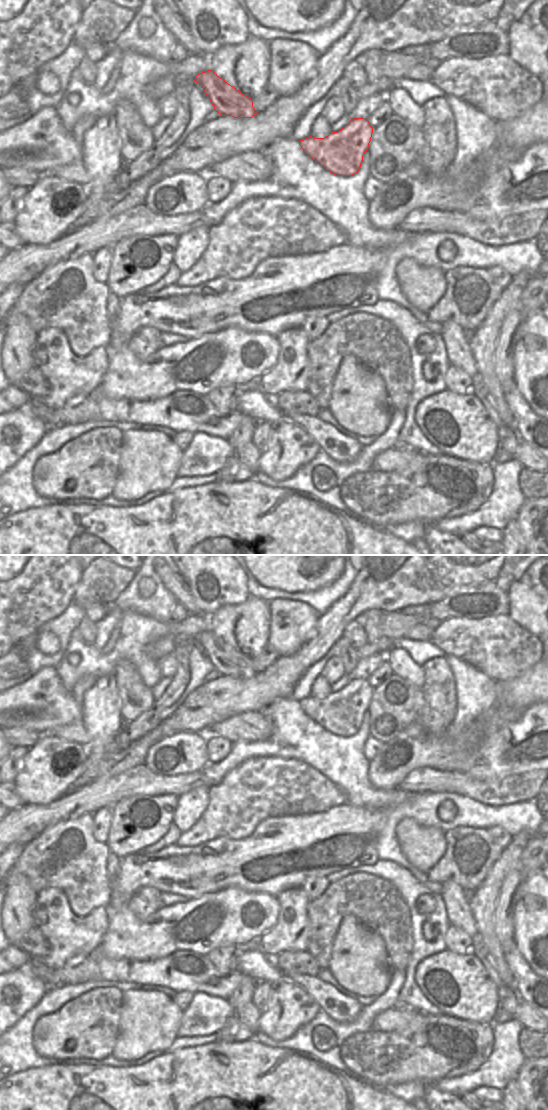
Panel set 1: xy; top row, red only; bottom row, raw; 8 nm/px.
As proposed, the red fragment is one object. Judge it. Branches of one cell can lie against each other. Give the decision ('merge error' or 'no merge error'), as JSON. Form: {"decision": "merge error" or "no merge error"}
{"decision": "merge error"}

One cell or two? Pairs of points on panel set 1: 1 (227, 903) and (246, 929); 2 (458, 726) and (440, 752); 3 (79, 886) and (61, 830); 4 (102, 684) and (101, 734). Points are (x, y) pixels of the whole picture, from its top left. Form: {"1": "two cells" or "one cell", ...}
{"1": "one cell", "2": "two cells", "3": "one cell", "4": "one cell"}

